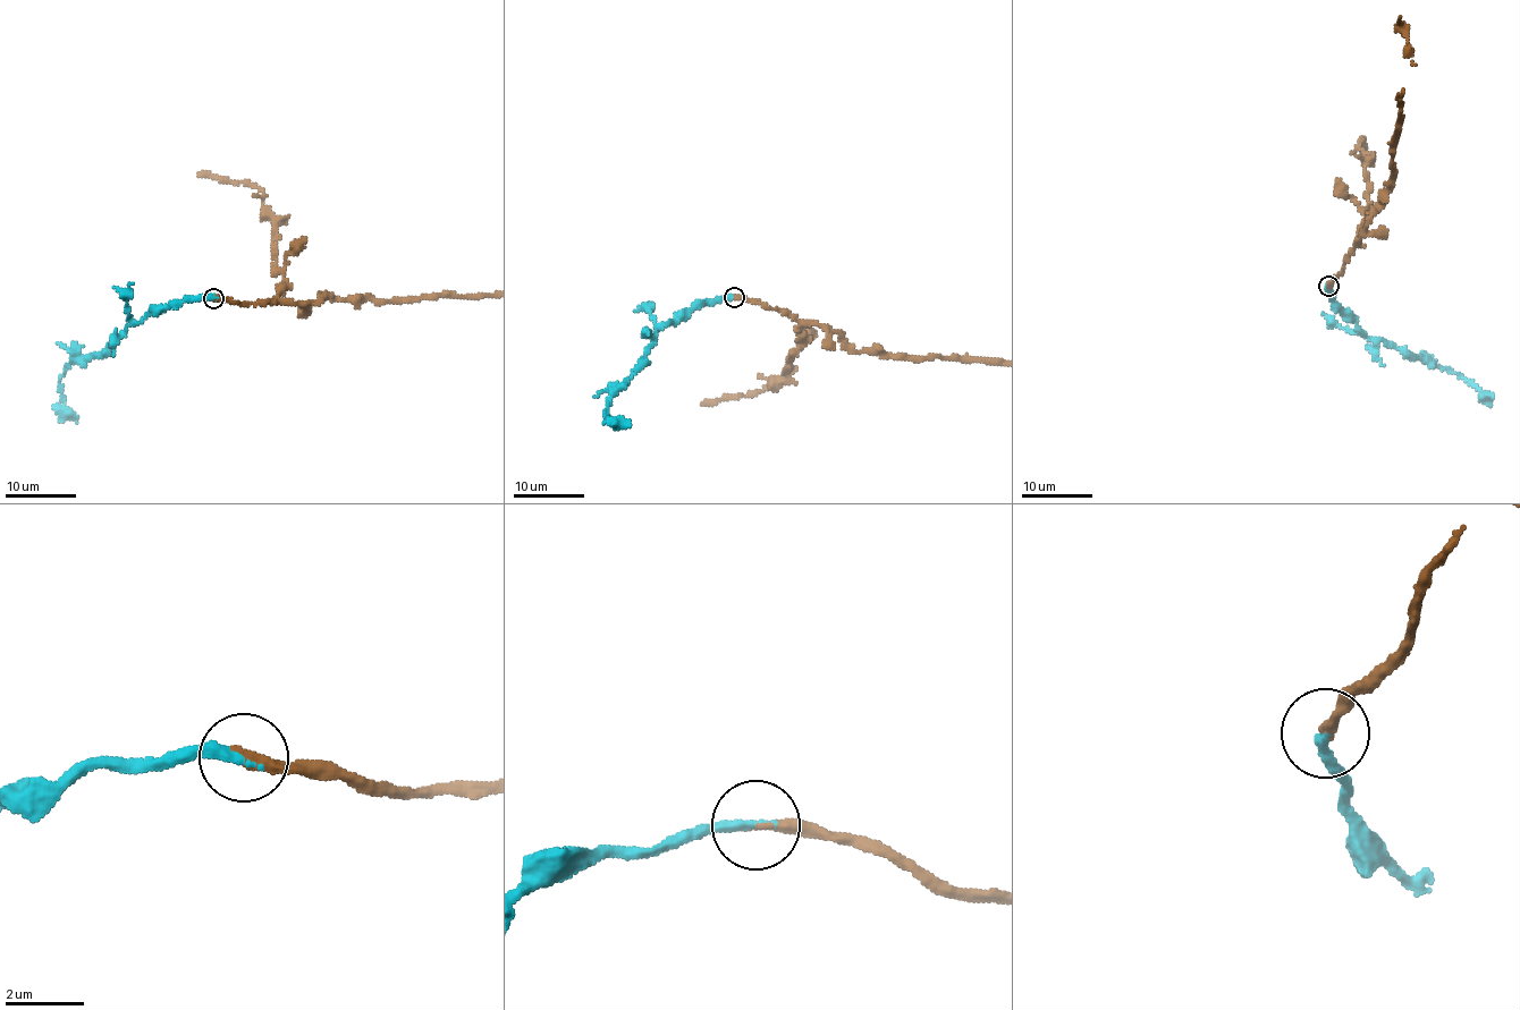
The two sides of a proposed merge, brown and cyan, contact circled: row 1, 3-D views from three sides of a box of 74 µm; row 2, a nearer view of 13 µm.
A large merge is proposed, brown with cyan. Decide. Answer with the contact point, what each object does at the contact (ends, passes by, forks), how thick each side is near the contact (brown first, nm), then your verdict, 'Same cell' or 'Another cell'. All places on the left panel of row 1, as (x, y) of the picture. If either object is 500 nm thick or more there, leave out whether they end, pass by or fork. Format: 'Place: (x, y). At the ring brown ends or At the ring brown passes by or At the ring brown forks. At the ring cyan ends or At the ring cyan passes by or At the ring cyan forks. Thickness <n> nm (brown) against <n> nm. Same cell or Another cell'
Place: (213, 298). At the ring brown ends. At the ring cyan ends. Thickness 280 nm (brown) against 240 nm. Same cell

